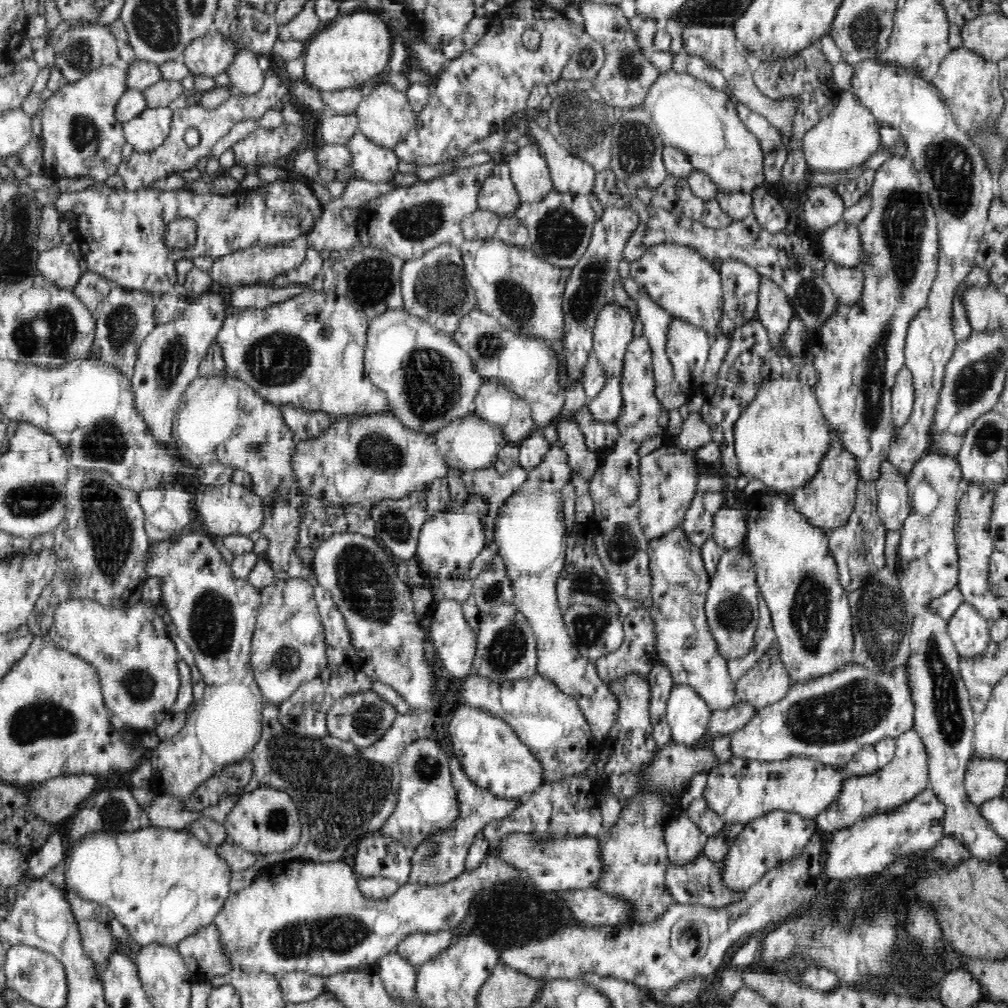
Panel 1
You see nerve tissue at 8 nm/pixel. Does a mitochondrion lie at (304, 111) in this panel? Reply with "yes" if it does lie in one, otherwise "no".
no

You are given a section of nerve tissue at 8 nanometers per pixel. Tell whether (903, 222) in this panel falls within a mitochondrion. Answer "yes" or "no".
yes

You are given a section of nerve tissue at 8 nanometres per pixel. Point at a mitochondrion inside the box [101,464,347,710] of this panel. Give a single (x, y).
(212, 623)

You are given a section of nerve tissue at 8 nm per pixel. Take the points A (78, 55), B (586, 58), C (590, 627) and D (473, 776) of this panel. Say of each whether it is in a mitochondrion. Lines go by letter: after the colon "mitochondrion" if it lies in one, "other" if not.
A: mitochondrion
B: mitochondrion
C: mitochondrion
D: other

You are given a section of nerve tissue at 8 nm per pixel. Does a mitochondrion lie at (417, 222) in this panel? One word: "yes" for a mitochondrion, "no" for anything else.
yes

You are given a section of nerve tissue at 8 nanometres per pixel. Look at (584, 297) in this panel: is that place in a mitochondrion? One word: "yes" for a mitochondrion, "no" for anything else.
yes

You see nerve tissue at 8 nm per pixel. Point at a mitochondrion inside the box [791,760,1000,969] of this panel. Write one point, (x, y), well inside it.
(877, 948)

